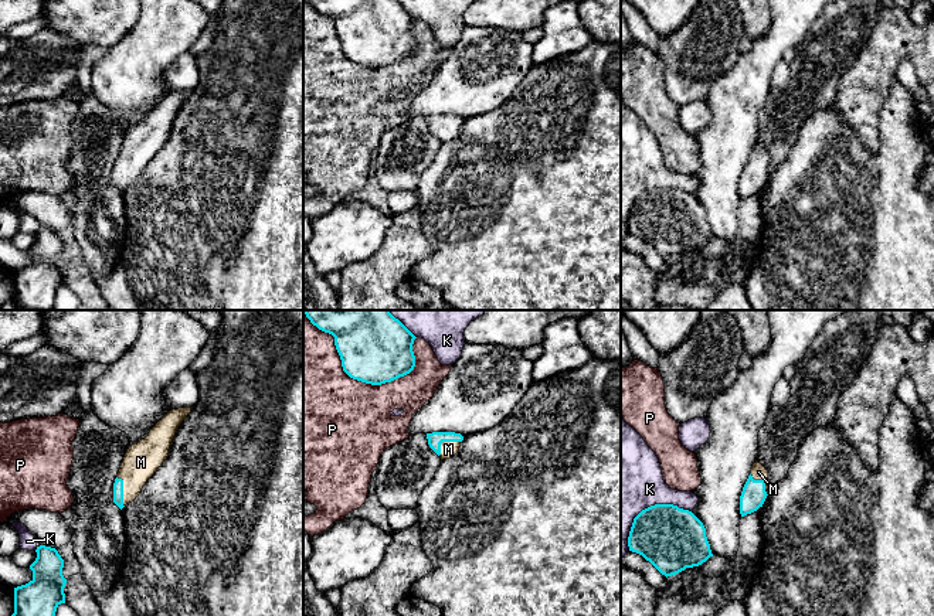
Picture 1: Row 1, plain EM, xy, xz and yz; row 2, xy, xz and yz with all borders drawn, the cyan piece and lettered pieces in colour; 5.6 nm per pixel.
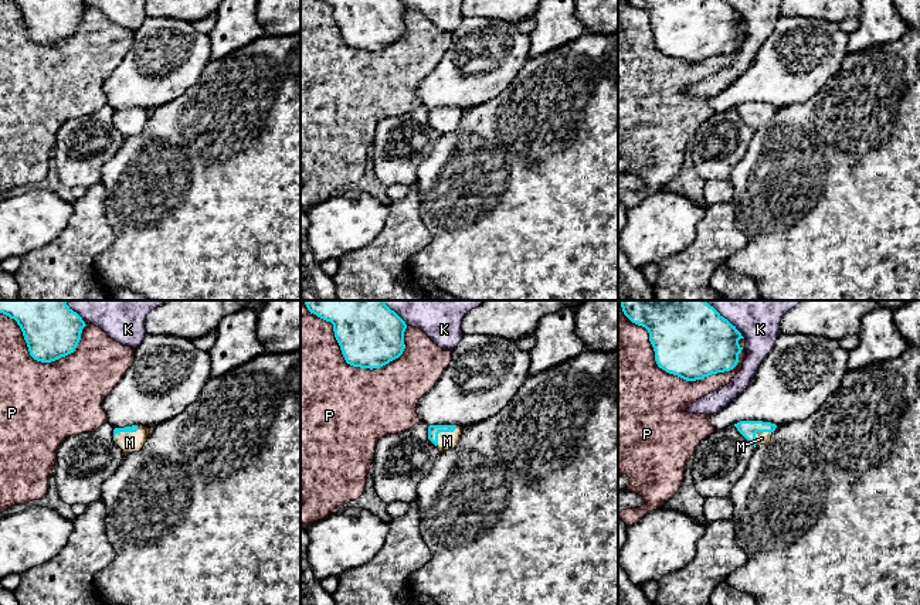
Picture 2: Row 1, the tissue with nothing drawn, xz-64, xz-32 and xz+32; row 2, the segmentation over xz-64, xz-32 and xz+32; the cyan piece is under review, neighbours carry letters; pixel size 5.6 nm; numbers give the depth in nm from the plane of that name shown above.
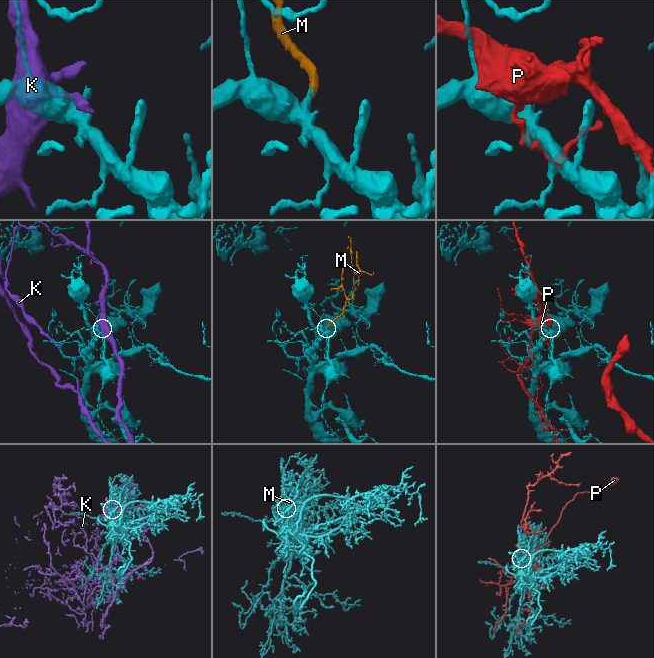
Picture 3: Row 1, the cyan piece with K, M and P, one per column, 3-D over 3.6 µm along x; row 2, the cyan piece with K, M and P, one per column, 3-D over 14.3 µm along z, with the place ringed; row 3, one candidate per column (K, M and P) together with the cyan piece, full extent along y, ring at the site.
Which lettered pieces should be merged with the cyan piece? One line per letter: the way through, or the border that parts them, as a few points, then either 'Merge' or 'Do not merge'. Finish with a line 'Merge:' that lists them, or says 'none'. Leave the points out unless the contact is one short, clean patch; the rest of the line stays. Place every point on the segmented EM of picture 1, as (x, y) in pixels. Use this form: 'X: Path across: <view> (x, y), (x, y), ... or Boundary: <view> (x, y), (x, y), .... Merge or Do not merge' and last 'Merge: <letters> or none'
K: Do not merge
M: Path across: xy (118, 486), (122, 490), (141, 462). Merge
P: Do not merge
Merge: M

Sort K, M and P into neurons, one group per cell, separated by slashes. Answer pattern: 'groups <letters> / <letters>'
groups K / M / P

